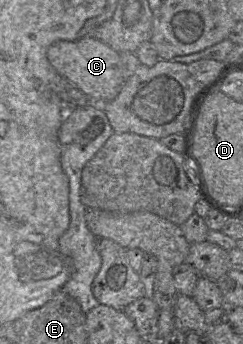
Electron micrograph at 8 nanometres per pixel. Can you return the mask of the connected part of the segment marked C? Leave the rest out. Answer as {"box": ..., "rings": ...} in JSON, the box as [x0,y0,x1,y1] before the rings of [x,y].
{"box":[46,36,125,103],"rings":[[[85,36],[76,41],[56,41],[48,47],[46,55],[56,73],[78,87],[92,103],[111,101],[125,83],[119,53],[93,36]]]}

